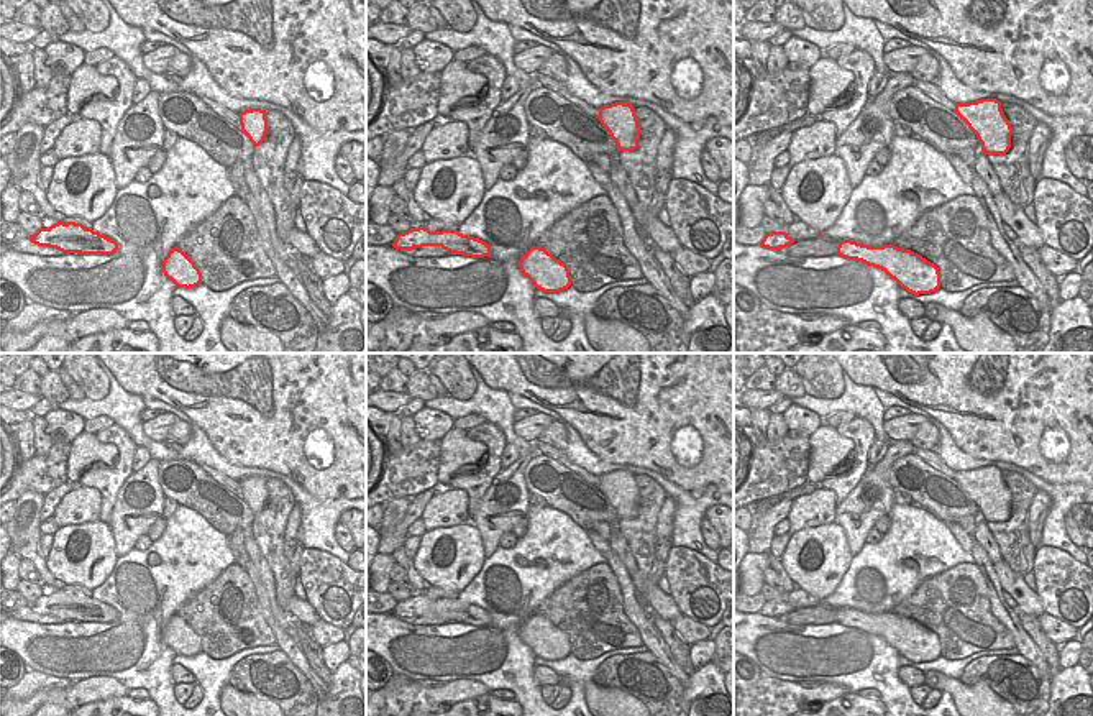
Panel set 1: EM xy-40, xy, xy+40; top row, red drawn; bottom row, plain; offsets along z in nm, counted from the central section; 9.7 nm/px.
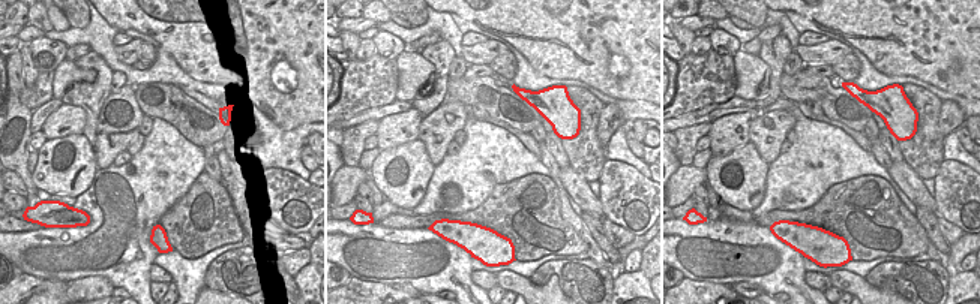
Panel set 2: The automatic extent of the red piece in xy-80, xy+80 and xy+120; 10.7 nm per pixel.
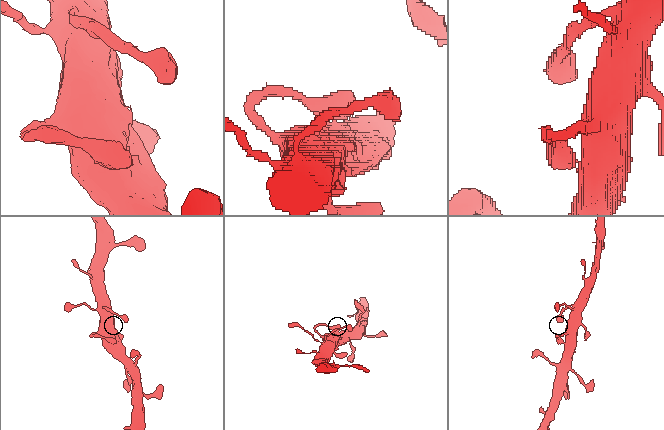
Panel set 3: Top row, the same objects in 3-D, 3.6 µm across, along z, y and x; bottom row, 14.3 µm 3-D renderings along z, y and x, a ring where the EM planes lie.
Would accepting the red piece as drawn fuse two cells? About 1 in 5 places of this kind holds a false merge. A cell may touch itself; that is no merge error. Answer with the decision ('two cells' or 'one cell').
one cell

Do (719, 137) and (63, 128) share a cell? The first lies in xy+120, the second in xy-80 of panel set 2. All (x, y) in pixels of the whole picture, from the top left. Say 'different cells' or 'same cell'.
same cell

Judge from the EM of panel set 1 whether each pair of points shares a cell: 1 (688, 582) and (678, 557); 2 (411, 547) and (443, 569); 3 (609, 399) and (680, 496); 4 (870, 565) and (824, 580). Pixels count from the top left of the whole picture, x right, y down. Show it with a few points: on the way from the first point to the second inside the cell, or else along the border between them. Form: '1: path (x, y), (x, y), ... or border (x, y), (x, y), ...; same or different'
1: path (688, 575), (683, 564); same
2: border (422, 537), (412, 559); different
3: border (634, 465), (660, 473), (693, 496), (706, 486); different
4: border (854, 555), (839, 585), (821, 600); different

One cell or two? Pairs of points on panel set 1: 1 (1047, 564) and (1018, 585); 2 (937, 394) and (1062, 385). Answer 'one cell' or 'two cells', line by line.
1: two cells
2: one cell

